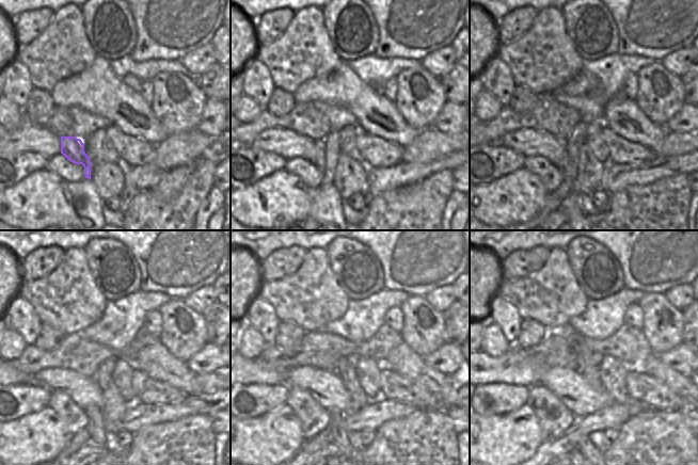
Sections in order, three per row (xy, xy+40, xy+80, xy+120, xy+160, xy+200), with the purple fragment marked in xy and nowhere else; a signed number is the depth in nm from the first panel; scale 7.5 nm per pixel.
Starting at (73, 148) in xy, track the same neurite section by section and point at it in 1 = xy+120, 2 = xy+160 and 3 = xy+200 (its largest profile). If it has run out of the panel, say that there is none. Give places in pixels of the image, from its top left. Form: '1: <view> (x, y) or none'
1: xy+120 (98, 432)
2: xy+160 (338, 434)
3: xy+200 (585, 446)

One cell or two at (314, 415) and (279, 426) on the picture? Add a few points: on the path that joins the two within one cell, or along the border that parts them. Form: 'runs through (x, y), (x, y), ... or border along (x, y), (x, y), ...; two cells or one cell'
border along (286, 403), (301, 423), (304, 441); two cells

